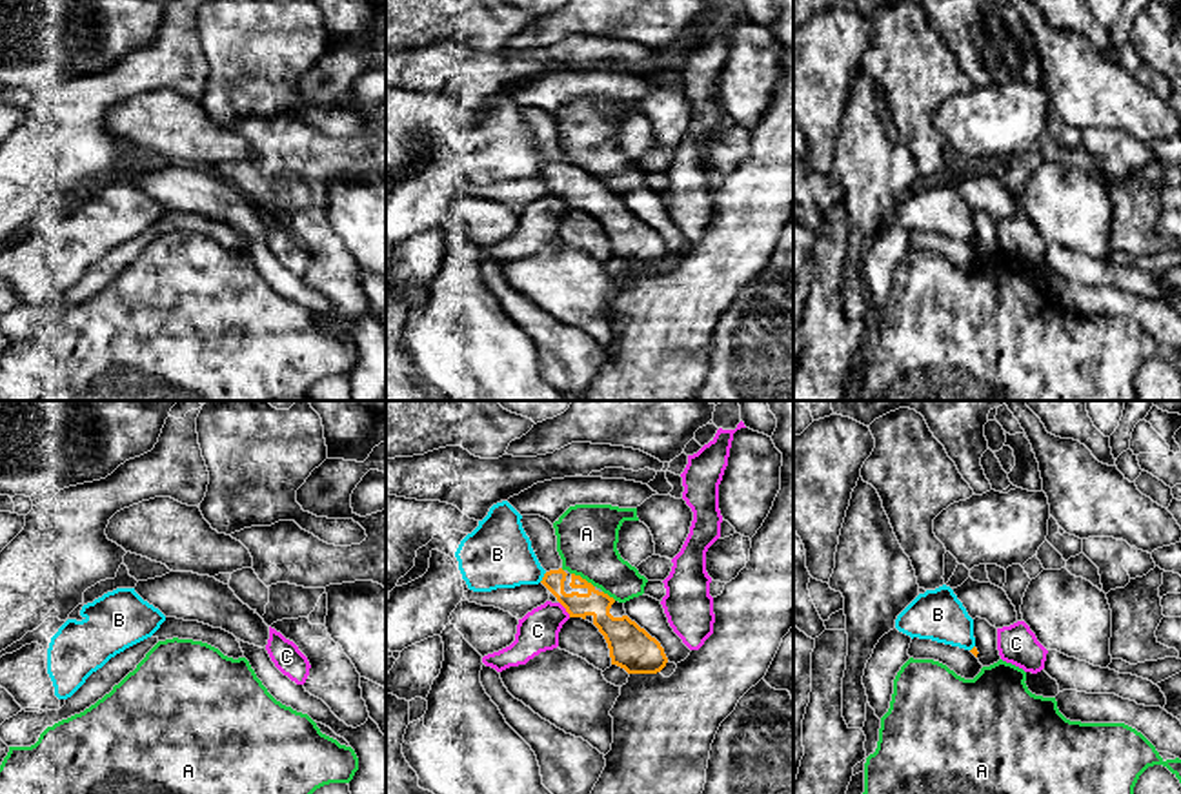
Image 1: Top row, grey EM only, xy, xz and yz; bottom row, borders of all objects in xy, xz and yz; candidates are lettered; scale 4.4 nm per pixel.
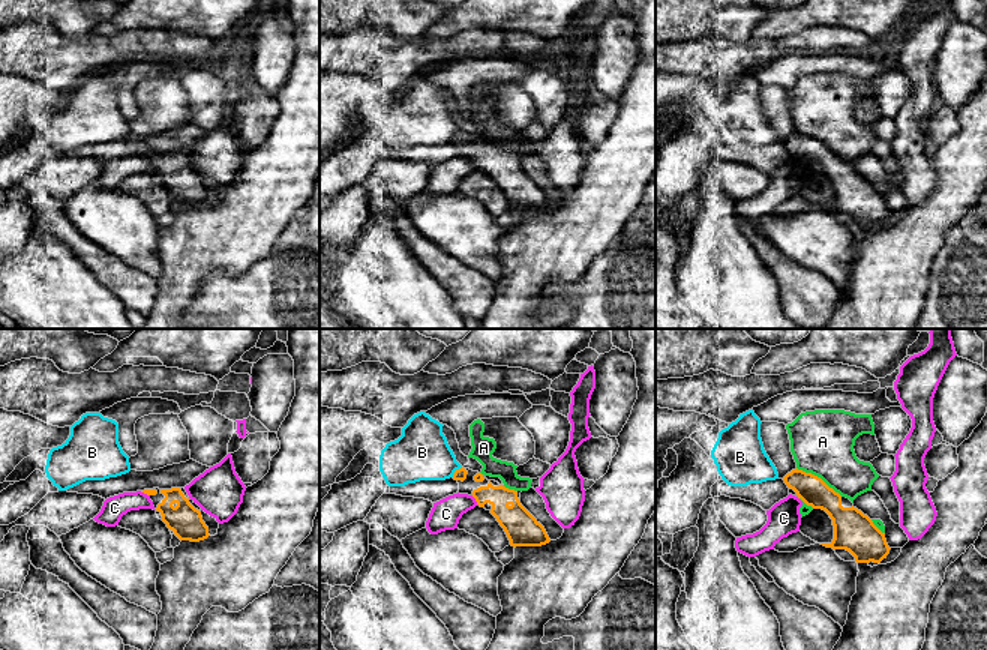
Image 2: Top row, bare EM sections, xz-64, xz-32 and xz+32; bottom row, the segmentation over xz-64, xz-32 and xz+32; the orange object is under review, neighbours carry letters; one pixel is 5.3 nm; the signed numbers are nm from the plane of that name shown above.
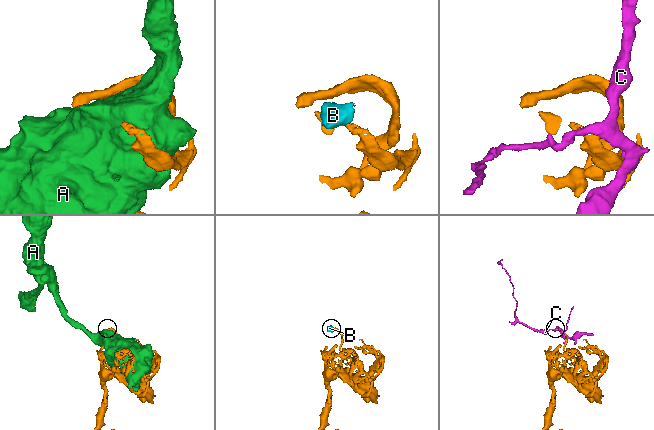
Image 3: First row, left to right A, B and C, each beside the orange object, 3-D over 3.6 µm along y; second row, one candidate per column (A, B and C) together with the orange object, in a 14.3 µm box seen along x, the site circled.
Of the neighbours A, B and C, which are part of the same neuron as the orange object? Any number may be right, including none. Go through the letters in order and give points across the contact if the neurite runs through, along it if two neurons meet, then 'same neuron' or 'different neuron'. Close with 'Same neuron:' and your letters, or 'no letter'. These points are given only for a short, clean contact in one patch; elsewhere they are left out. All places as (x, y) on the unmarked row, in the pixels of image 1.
A: different neuron
B: border along xz (546, 164), (539, 173); different neuron
C: different neuron
Same neuron: no letter

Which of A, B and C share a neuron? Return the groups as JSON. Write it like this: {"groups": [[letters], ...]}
{"groups": [["A"], ["B"], ["C"]]}

